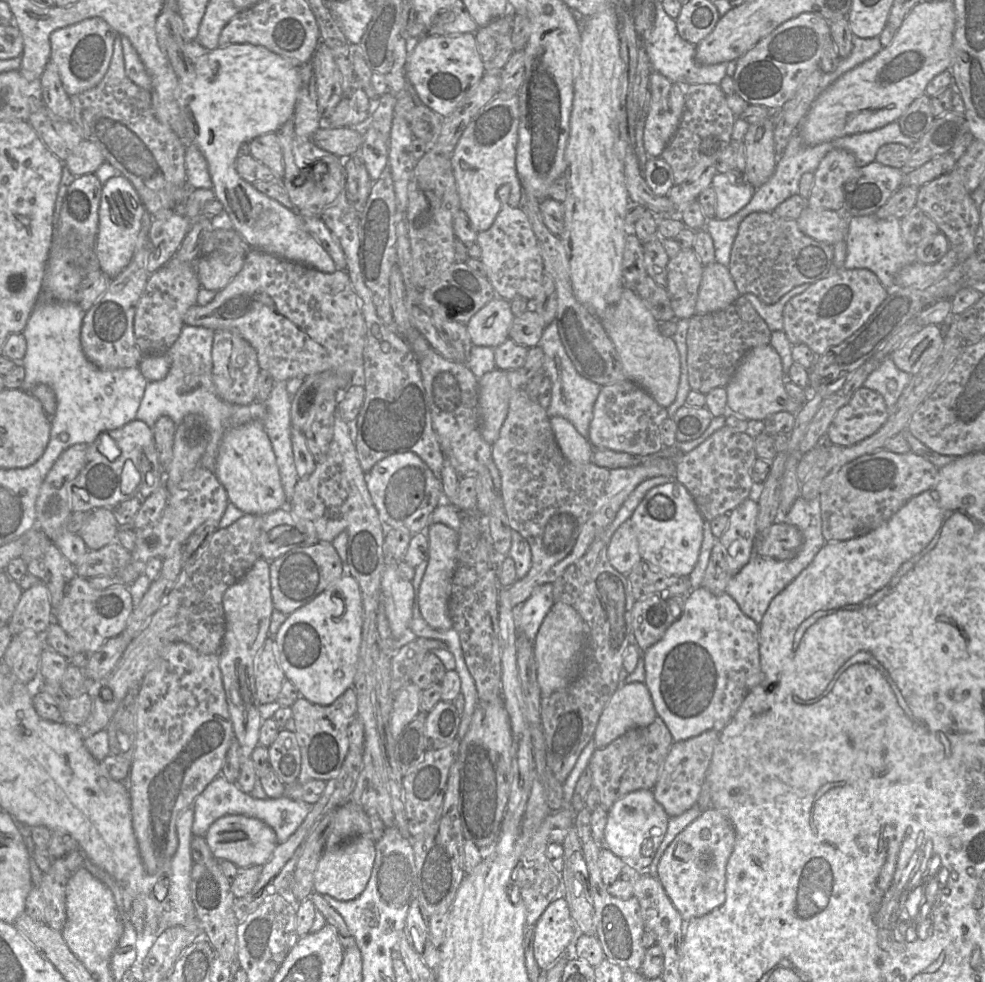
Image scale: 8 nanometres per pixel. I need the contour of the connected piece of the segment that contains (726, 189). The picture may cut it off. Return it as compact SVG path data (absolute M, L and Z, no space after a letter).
M716 173L712 180L716 192L716 218L725 220L745 207L752 199L755 188L745 182L741 185L731 184L727 176Z

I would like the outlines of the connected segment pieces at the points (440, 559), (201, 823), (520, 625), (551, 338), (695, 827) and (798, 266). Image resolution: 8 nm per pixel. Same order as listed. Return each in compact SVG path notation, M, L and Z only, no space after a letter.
M430 524L425 533L429 541L428 565L419 587L419 610L426 623L436 630L451 629L452 619L448 609L448 601L452 589L452 579L456 569L458 532L442 524Z
M219 775L194 800L194 820L192 834L206 835L210 826L225 815L244 815L256 818L270 826L277 837L278 843L285 842L302 824L313 804L297 801L288 797L257 799L250 793L243 792L236 783L230 783L224 776Z
M553 583L536 587L525 602L513 608L516 634L534 642L542 622L553 605Z
M555 320L546 326L537 346L544 353L542 370L552 384L551 401L549 407L546 409L548 417L560 416L567 419L580 435L588 439L594 404L602 386L587 380L576 371L562 345Z
M710 807L681 831L663 853L658 864L658 877L685 924L724 904L727 865L735 842L732 822L716 808Z
M754 212L739 226L728 269L741 295L752 293L771 305L794 287L813 284L833 274L837 270L833 257L833 245L805 235L796 220L780 218L771 212Z

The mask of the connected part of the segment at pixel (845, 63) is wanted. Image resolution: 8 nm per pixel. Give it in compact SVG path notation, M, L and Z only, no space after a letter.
M853 34L853 49L847 58L841 58L837 68L833 72L822 74L819 86L816 90L816 97L829 85L835 82L841 75L869 60L882 50L879 37L860 38Z

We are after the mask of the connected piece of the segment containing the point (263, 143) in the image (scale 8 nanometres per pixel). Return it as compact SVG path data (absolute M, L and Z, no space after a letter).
M275 132L263 134L250 141L249 151L254 159L267 166L278 179L283 179L283 154Z

